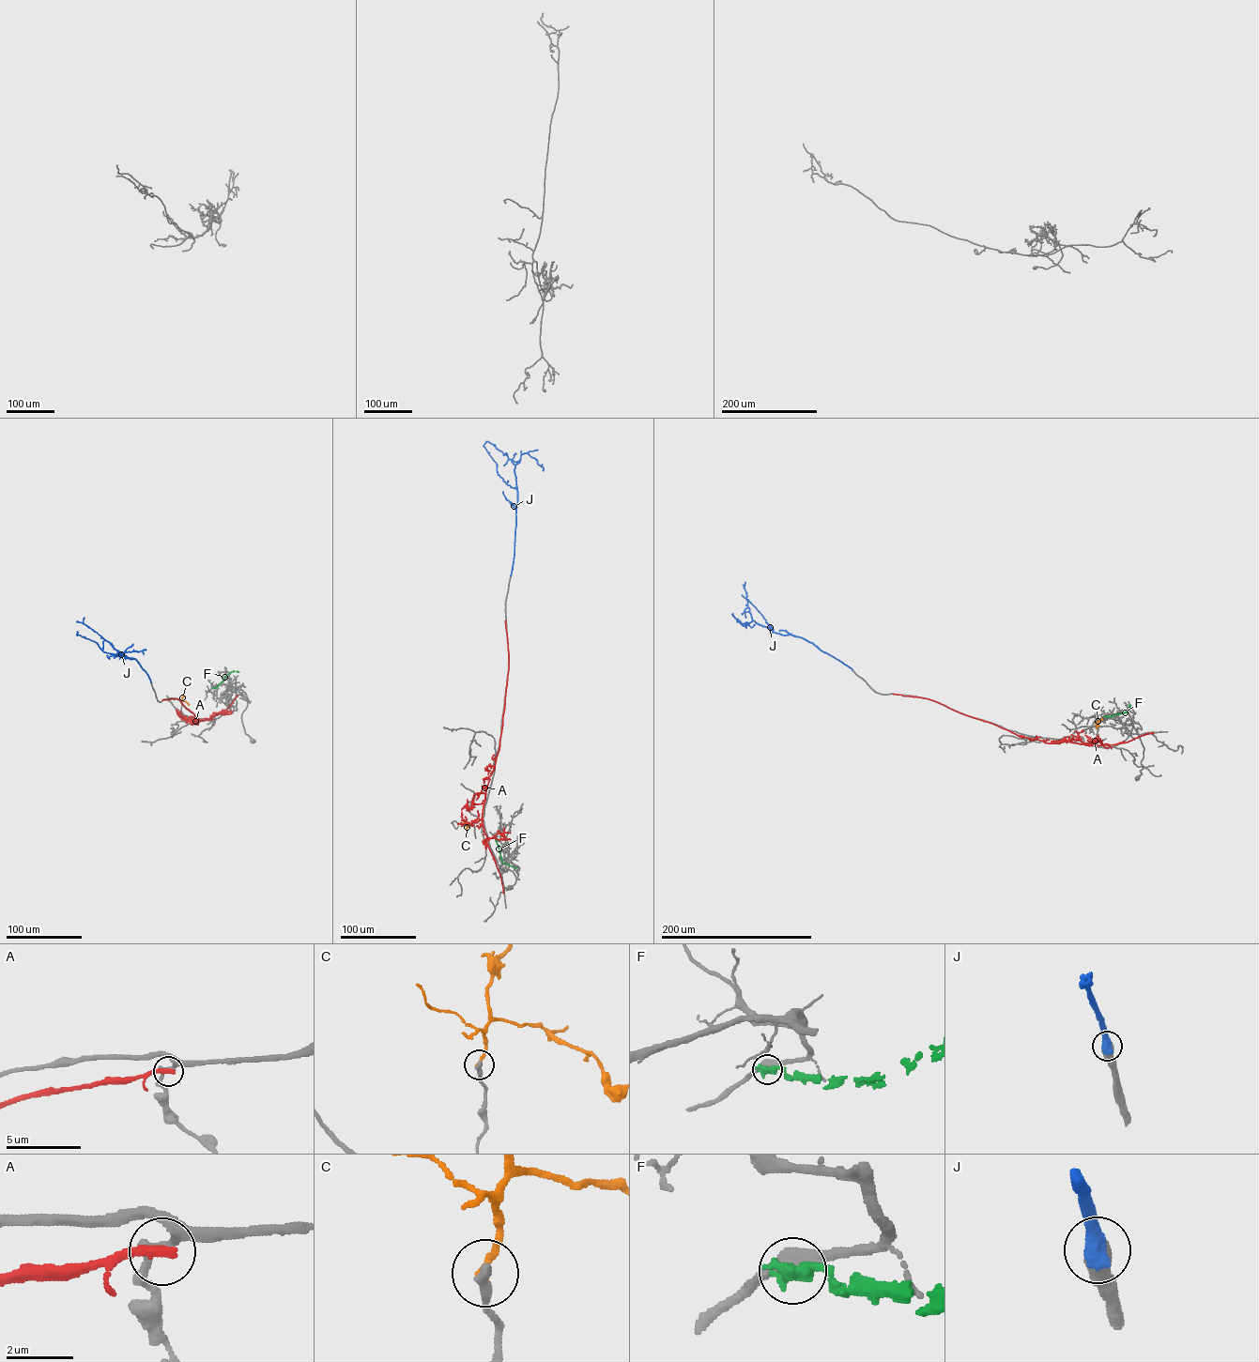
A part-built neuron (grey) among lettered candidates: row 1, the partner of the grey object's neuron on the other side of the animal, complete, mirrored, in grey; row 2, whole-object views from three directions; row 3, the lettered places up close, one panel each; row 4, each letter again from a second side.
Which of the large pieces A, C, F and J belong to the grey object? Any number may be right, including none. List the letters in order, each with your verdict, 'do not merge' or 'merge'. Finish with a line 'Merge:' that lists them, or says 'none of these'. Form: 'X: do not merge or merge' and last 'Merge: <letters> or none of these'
A: do not merge
C: do not merge
F: do not merge
J: merge
Merge: J

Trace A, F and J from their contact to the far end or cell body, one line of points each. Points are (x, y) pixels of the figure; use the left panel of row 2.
A: (237, 696), (225, 710), (208, 719), (198, 720), (197, 725), (196, 717), (179, 700), (162, 699)
F: (212, 688), (232, 671), (238, 672)
J: (151, 682), (135, 659), (117, 652), (96, 632), (76, 621)

